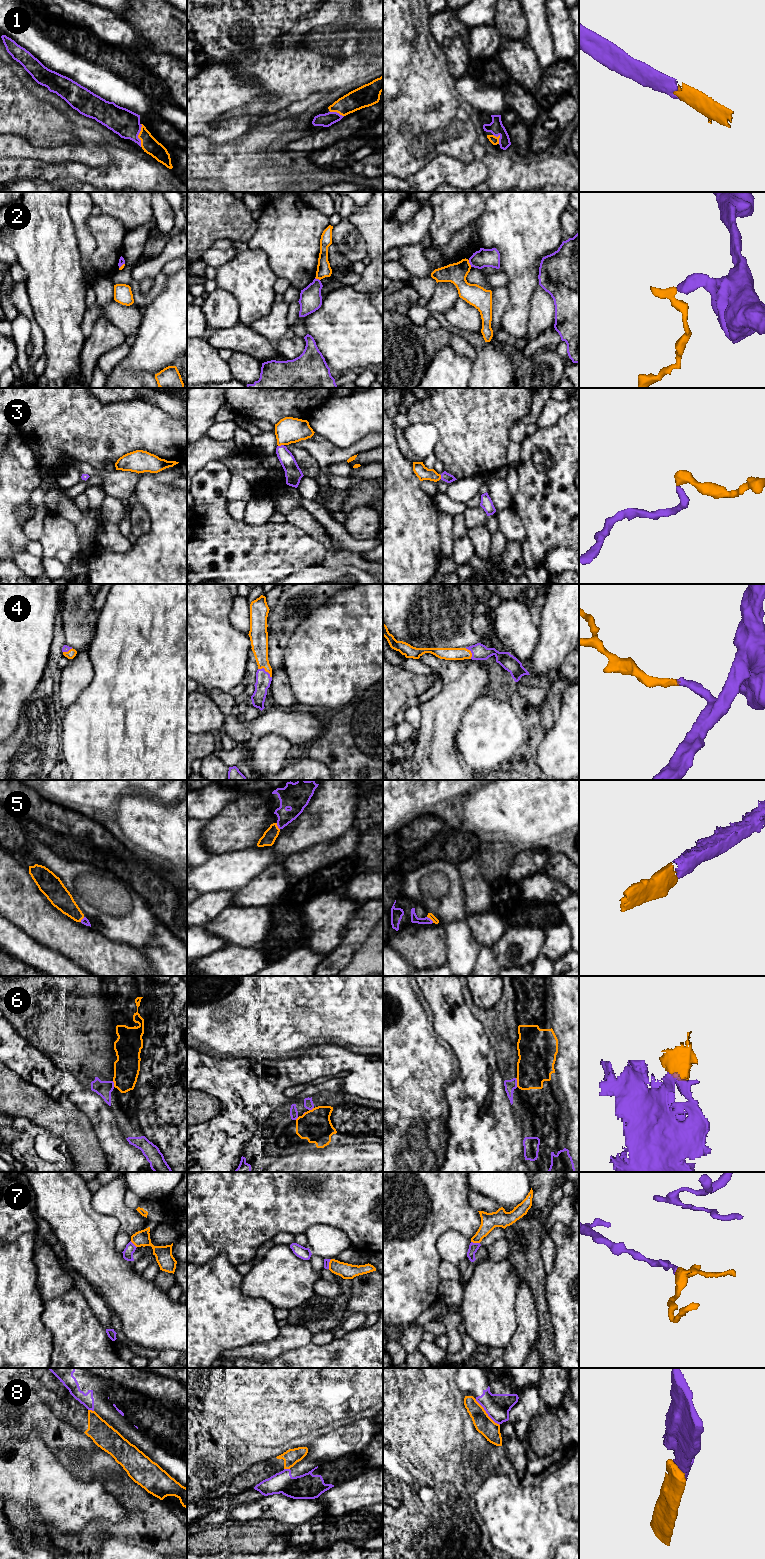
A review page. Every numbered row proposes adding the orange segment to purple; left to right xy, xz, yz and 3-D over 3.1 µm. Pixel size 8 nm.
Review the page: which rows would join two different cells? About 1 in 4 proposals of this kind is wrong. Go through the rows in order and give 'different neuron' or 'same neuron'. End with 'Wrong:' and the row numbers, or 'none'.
1: same neuron
2: different neuron
3: same neuron
4: same neuron
5: same neuron
6: same neuron
7: different neuron
8: different neuron
Wrong: 2, 7, 8

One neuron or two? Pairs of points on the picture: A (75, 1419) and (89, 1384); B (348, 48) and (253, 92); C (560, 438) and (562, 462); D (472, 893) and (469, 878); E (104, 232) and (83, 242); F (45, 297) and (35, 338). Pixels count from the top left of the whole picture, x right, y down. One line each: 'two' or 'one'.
A: two
B: two
C: one
D: one
E: two
F: two

